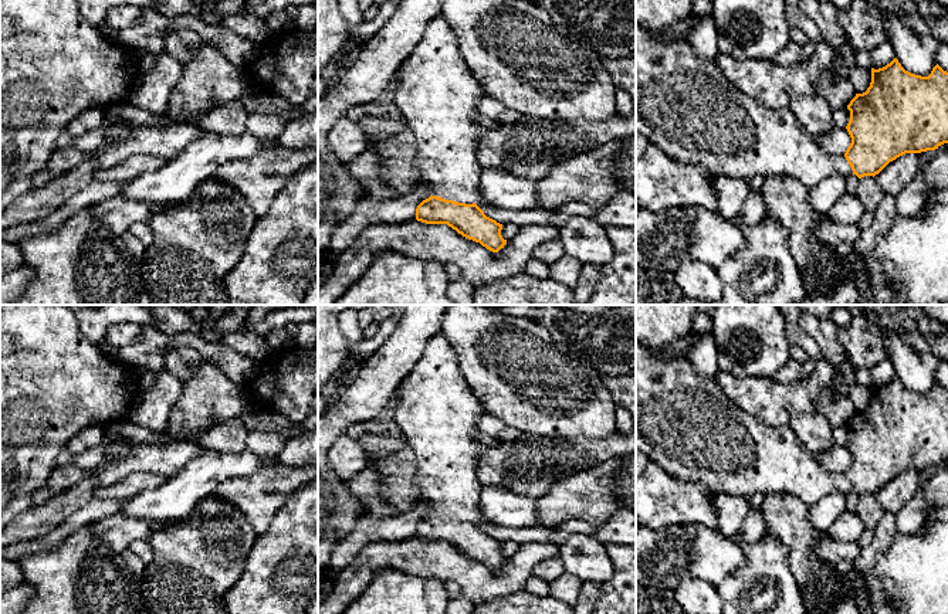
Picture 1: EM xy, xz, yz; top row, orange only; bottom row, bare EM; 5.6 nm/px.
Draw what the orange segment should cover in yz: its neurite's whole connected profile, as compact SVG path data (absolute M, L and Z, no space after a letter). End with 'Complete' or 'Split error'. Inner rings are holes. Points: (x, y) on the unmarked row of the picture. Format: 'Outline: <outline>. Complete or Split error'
Outline: M636 342L636 450L650 462L660 465L670 476L701 484L717 496L720 493L751 498L761 492L789 493L812 505L823 496L842 492L878 492L890 479L905 471L935 468L948 461L948 390L938 381L928 394L905 389L897 376L883 386L871 386L871 400L866 410L856 411L847 423L850 438L846 444L851 461L843 474L826 471L816 457L799 442L790 427L769 427L735 406L717 381L704 379L688 357L657 359L657 349Z. Split error

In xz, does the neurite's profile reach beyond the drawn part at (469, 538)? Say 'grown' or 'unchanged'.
grown

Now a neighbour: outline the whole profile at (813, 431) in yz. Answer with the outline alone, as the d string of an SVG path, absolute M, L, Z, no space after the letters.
M817 411L795 417L789 427L800 445L816 458L834 445L834 428Z

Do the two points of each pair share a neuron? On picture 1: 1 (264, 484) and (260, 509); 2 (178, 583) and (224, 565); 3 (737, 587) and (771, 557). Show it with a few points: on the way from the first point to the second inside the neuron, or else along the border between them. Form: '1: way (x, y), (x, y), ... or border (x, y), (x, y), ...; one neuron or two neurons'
1: way (263, 489), (260, 504); one neuron
2: way (189, 575), (199, 565), (213, 565); one neuron
3: way (745, 583), (762, 566); one neuron

